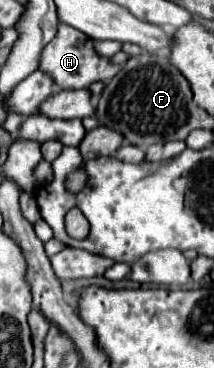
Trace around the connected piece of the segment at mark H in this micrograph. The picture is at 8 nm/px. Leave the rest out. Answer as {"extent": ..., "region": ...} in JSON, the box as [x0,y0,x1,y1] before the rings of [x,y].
{"extent":[38,23,118,89],"region":[[[60,23],[54,41],[50,41],[50,45],[46,45],[46,49],[42,49],[38,71],[46,73],[58,89],[86,89],[90,83],[110,81],[114,77],[114,73],[118,71],[118,65],[112,65],[108,59],[100,57],[94,51],[94,39],[86,37],[84,33],[80,33],[78,29],[74,29],[70,25]]]}

